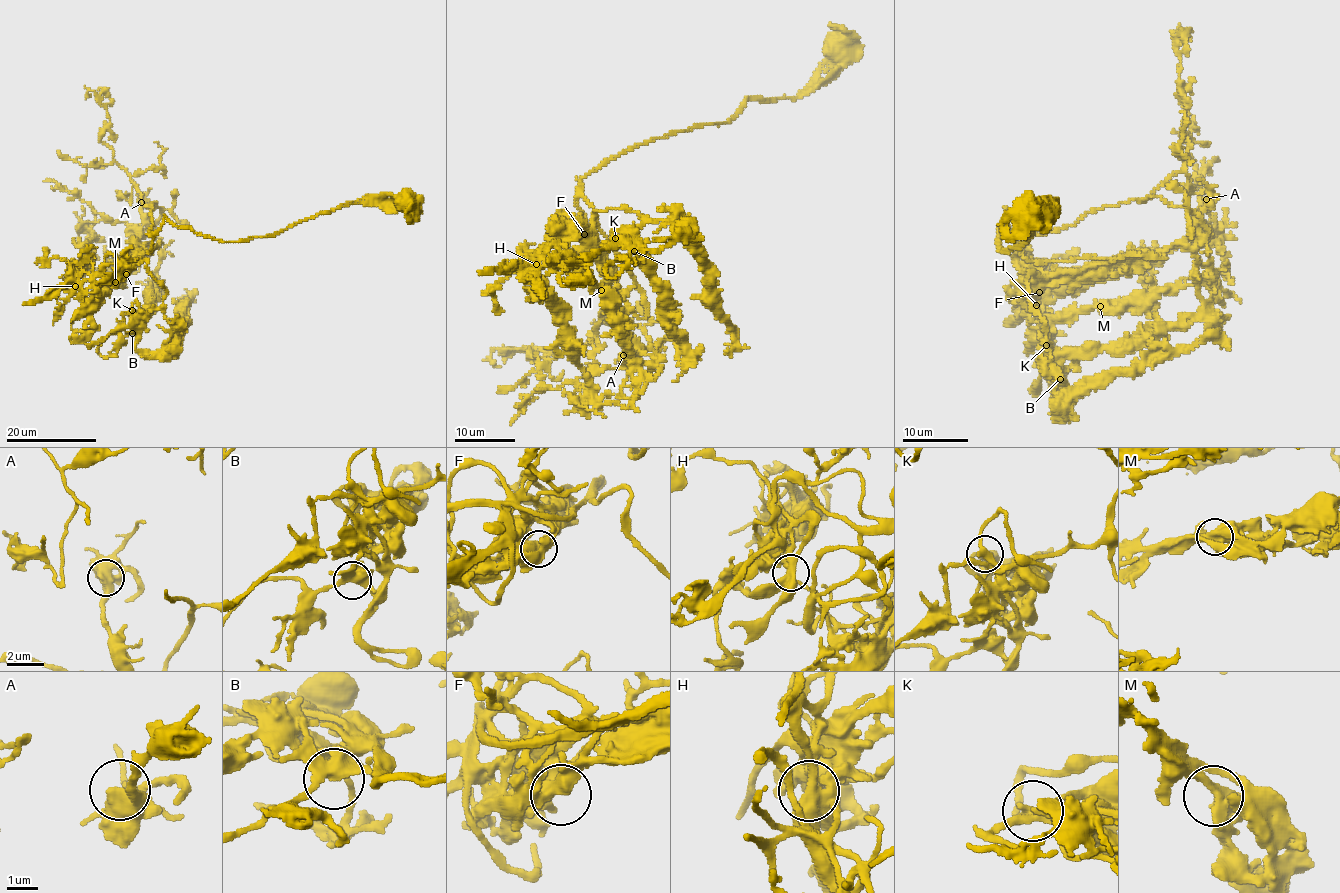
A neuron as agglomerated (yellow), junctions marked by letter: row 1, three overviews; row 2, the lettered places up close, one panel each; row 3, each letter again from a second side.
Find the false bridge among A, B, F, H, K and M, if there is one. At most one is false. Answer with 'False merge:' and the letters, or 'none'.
False merge: none

